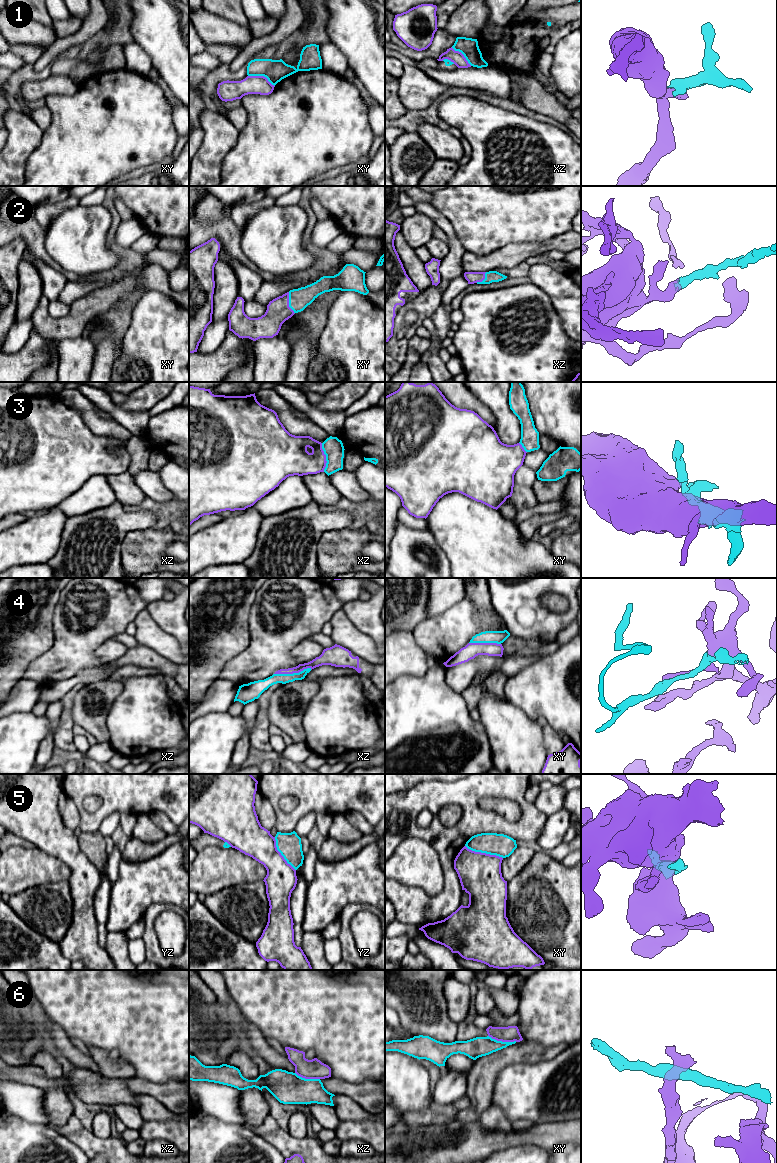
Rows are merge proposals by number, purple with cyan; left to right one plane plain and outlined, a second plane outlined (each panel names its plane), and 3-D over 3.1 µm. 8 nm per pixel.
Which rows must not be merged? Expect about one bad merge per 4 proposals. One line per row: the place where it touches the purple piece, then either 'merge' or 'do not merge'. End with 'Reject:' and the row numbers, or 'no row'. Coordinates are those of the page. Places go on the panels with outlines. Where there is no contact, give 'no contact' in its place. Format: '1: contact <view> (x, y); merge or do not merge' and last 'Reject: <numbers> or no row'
1: contact xy (261, 76); do not merge
2: contact xy (288, 303); merge
3: contact xz (325, 457); do not merge
4: contact xz (292, 673); merge
5: contact xy (484, 853); do not merge
6: contact xy (502, 1041); merge
Reject: 1, 3, 5

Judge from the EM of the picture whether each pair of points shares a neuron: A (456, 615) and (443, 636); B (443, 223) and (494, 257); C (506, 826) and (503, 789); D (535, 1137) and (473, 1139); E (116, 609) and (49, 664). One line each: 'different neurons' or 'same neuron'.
A: same neuron
B: different neurons
C: same neuron
D: same neuron
E: same neuron

